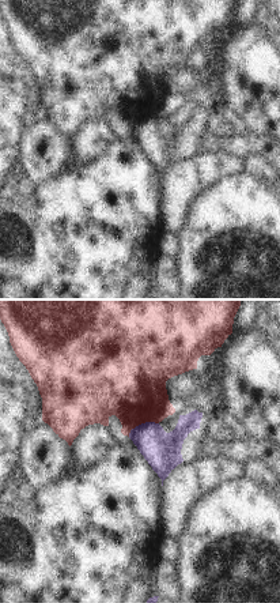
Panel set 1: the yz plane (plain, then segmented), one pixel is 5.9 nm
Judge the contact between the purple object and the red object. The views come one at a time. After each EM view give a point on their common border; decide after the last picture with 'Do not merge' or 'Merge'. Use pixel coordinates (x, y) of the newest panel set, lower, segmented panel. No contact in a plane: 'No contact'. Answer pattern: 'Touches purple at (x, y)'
Touches purple at (142, 424).

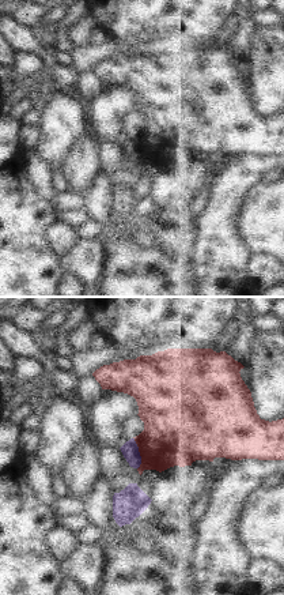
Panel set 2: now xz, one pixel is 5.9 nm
Touches purple at (139, 454).

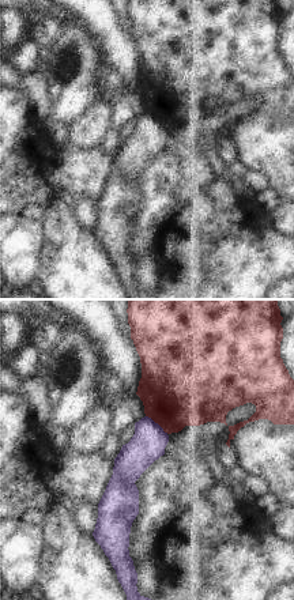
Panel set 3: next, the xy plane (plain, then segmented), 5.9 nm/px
Touches purple at (157, 423).

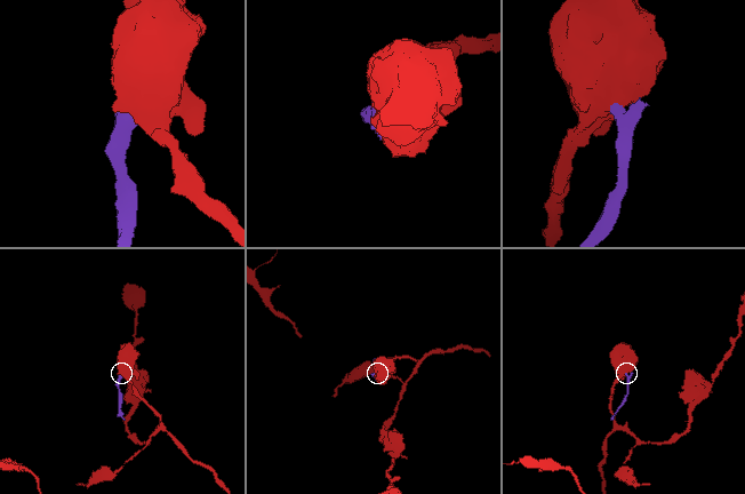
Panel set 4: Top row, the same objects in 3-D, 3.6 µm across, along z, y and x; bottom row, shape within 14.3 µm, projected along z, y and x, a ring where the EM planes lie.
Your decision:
Do not merge.

